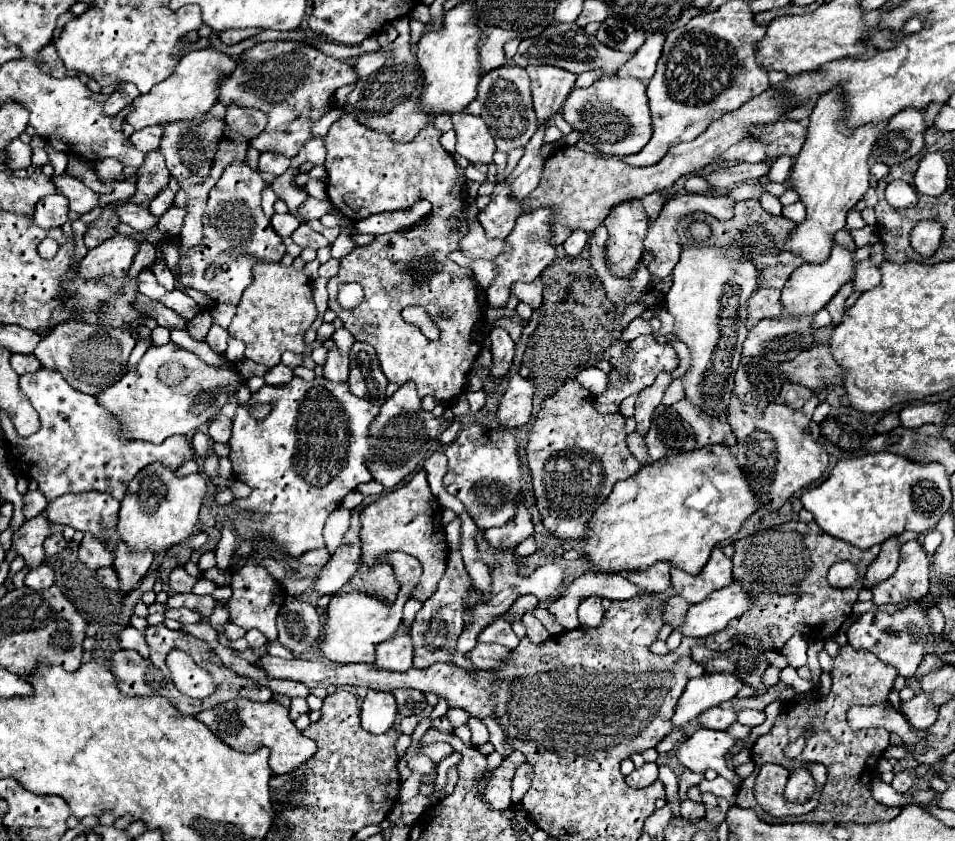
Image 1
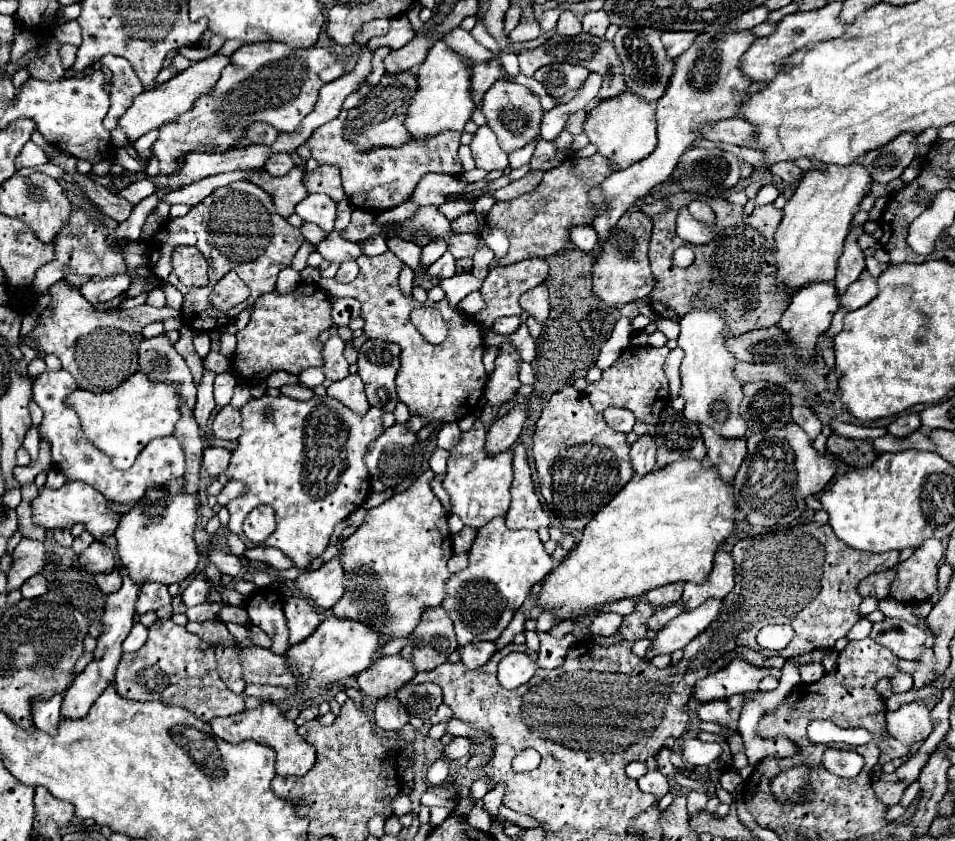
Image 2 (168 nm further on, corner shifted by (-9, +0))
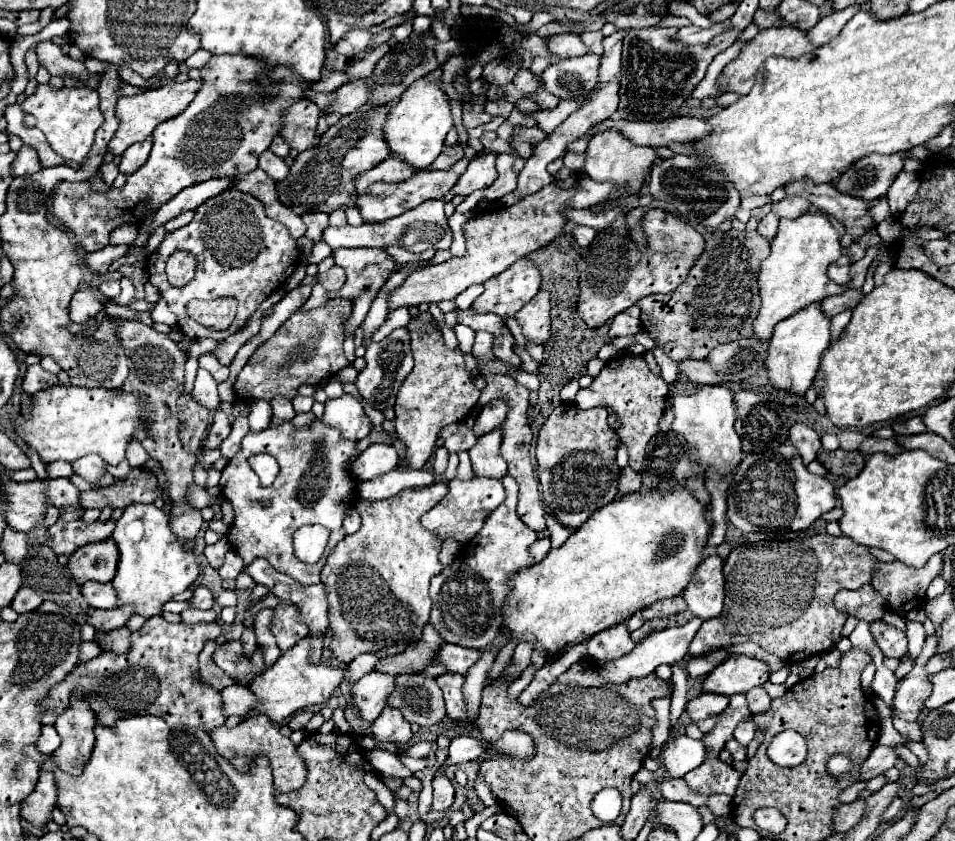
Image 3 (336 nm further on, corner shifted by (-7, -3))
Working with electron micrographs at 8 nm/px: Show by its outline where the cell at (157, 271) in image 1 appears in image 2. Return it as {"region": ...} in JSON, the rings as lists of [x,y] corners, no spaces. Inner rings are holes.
{"region":[[[162,284],[162,290],[164,290],[164,294],[166,294],[166,304],[168,304],[170,308],[174,308],[174,310],[180,310],[180,306],[182,306],[182,294],[176,290],[176,286],[172,286],[172,284]]]}

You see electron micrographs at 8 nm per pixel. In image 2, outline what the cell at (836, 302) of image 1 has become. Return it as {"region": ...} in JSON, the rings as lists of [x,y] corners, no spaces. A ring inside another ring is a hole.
{"region":[[[854,226],[850,230],[846,242],[844,242],[844,254],[838,260],[838,272],[836,272],[836,280],[834,280],[834,286],[836,286],[838,294],[844,294],[848,284],[858,280],[862,270],[866,270],[864,252],[858,246],[858,236],[860,234],[864,234],[864,228],[862,226]]]}

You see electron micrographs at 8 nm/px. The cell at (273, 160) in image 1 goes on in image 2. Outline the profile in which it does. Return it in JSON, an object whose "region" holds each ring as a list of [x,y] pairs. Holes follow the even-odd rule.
{"region":[[[274,154],[266,160],[264,164],[264,170],[272,176],[284,176],[288,174],[288,170],[292,170],[296,164],[294,164],[294,158],[290,154]]]}

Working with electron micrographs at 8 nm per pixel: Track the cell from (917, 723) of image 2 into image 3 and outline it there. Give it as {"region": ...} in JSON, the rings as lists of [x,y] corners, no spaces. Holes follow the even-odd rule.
{"region":[[[874,747],[868,761],[864,761],[860,773],[862,779],[872,779],[876,775],[886,773],[890,767],[894,767],[894,761],[898,759],[894,753],[896,747]]]}

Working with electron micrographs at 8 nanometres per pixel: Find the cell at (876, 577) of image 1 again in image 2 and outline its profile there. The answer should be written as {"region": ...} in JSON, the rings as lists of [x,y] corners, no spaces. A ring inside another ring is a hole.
{"region":[[[896,568],[886,570],[886,572],[878,572],[878,574],[870,574],[868,578],[864,578],[860,582],[858,594],[862,598],[872,596],[876,600],[884,600],[884,598],[888,598],[888,590],[890,590],[890,584],[894,578],[896,578]]]}

